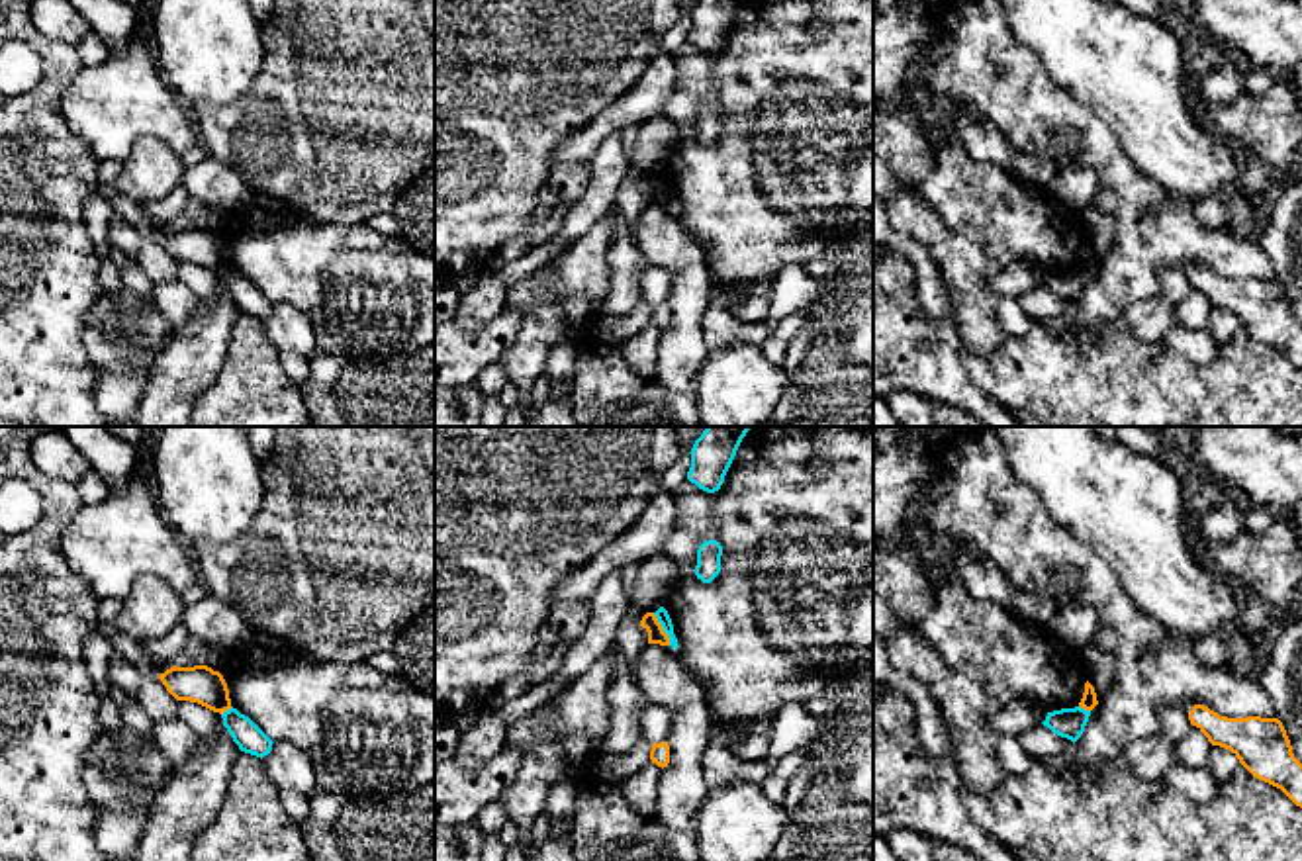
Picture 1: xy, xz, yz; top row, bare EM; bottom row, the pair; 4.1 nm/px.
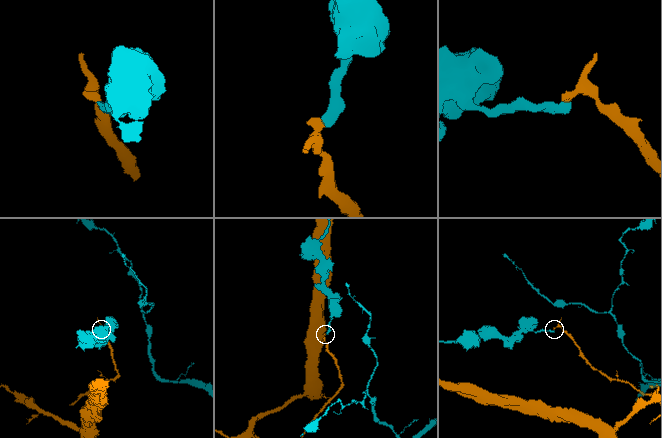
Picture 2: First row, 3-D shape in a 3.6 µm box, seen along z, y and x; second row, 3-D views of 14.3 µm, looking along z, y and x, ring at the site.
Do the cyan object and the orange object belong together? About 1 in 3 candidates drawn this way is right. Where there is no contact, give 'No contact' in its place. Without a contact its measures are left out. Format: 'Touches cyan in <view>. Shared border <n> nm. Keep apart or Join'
Touches cyan in xz. Shared border 150 nm. Keep apart

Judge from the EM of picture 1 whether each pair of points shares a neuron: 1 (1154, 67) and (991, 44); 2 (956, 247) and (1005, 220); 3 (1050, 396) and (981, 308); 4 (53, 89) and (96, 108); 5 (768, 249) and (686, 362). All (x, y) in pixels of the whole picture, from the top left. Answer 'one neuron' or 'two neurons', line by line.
1: two neurons
2: two neurons
3: two neurons
4: two neurons
5: two neurons

